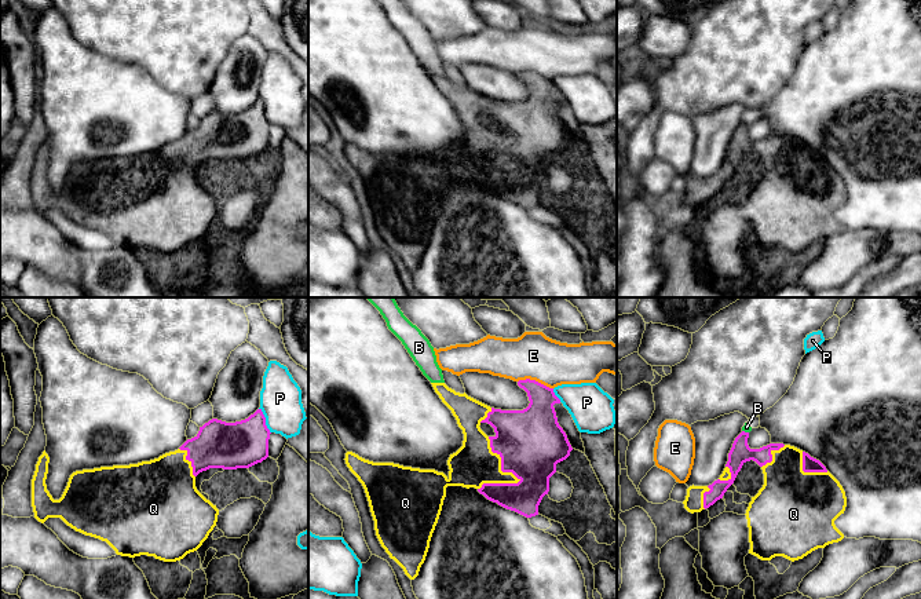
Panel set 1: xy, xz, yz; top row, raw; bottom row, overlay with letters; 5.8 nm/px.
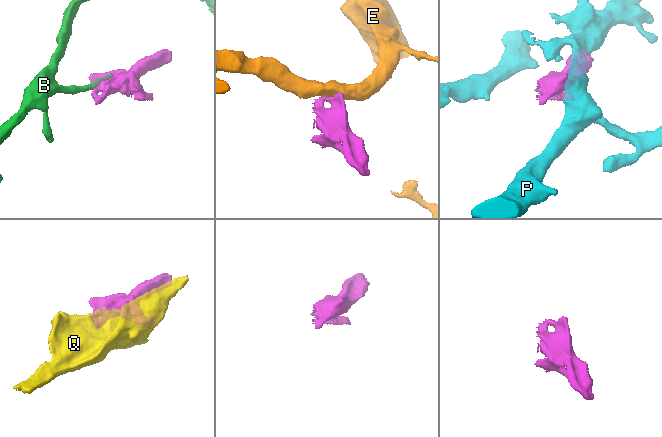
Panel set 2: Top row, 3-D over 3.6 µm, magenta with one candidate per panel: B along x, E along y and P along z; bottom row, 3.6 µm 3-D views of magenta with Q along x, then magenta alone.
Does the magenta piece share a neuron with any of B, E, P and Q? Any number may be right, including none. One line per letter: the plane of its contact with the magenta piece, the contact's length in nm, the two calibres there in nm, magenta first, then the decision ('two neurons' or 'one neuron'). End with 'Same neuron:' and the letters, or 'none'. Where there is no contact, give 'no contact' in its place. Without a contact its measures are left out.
B: yz | 40 nm | 120/50 nm | two neurons
E: xz | 220 nm | 220/280 nm | two neurons
P: xy | 170 nm | 280/240 nm | two neurons
Q: xz | 320 nm | 400/260 nm | one neuron
Same neuron: Q

